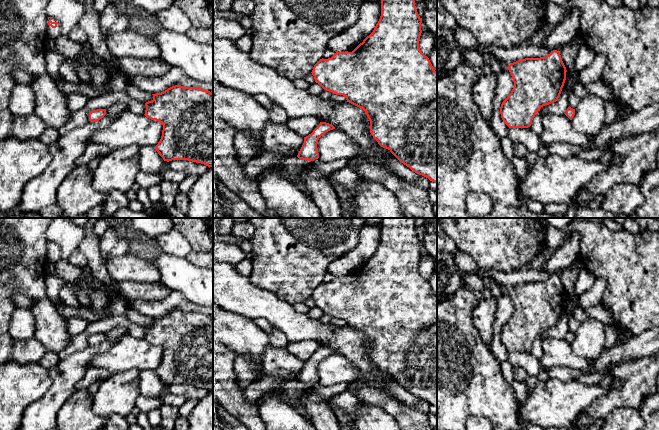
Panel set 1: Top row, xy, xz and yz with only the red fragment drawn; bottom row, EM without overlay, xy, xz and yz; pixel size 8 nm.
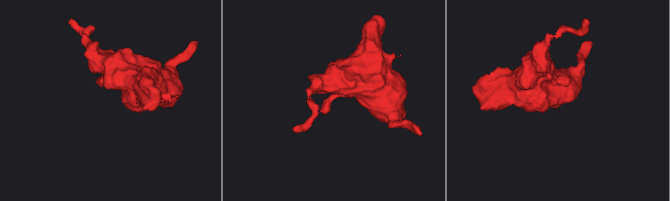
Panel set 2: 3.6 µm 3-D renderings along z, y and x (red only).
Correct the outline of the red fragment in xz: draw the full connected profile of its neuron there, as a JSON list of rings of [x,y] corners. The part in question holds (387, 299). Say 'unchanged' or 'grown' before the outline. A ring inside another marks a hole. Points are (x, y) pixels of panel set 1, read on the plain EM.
unchanged | [[[382,218],[381,240],[373,256],[367,260],[352,276],[336,276],[331,282],[320,283],[313,291],[312,299],[315,306],[324,314],[336,319],[343,319],[347,326],[362,332],[370,345],[370,357],[378,368],[388,373],[401,387],[413,396],[437,407],[437,295],[434,294],[429,282],[419,272],[419,263],[422,257],[422,242],[418,239],[415,230],[415,218]]]

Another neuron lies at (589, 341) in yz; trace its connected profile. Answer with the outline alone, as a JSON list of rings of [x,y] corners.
[[[588,317],[587,320],[581,322],[579,328],[576,330],[575,339],[571,347],[577,355],[595,360],[604,350],[604,345],[604,324],[592,317]]]

